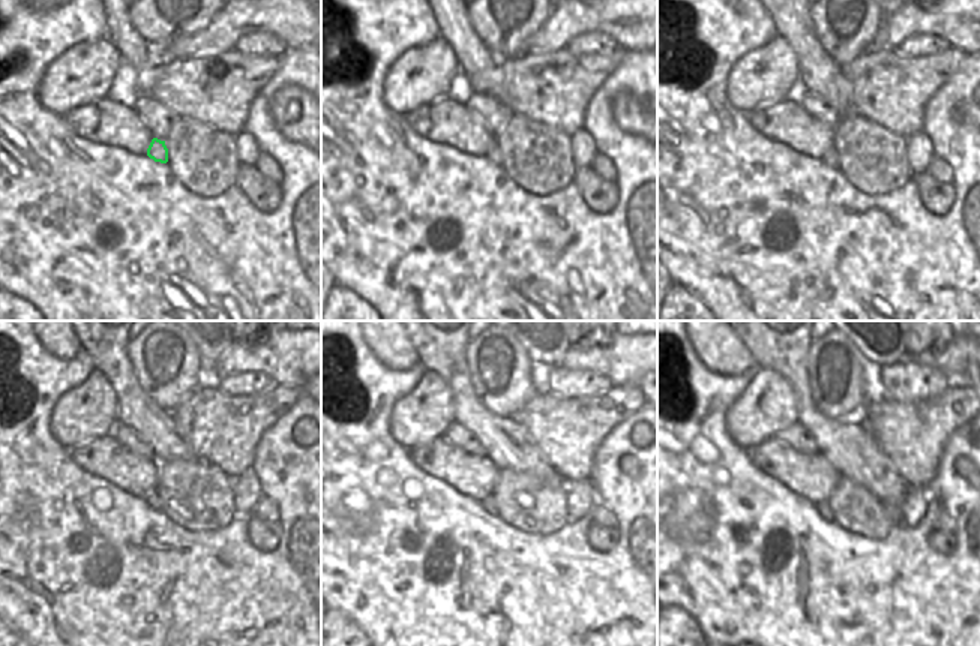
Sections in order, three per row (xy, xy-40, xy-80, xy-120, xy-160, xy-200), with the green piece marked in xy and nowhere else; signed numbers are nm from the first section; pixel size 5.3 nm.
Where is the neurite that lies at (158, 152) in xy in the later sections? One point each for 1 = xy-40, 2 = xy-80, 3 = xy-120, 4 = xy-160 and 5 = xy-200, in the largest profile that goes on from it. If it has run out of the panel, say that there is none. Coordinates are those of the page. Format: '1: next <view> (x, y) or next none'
1: next xy-40 (494, 153)
2: next xy-80 (830, 158)
3: next xy-120 (153, 501)
4: next xy-160 (488, 502)
5: next xy-200 (823, 507)

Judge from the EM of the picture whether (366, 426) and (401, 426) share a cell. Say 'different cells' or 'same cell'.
different cells

